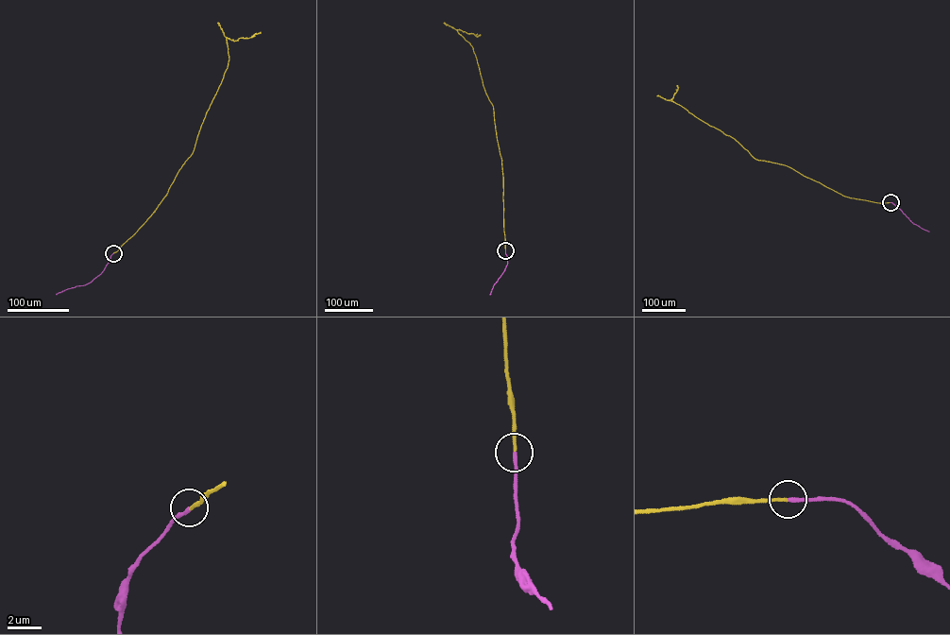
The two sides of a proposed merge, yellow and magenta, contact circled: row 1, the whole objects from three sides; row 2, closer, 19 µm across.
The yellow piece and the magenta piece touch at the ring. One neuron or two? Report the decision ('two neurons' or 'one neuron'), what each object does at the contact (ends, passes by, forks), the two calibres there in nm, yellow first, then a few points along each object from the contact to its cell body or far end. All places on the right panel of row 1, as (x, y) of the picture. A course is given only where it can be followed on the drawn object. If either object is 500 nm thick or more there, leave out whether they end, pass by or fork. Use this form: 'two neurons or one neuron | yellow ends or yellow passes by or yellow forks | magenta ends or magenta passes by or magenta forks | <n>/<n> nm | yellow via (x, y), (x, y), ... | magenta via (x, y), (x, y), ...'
one neuron | yellow ends | magenta ends | 180/240 nm | yellow via (890, 202), (846, 197), (787, 165), (755, 159), (733, 138), (669, 100), (676, 92), (677, 85) | magenta via (890, 202), (913, 224), (929, 231)

